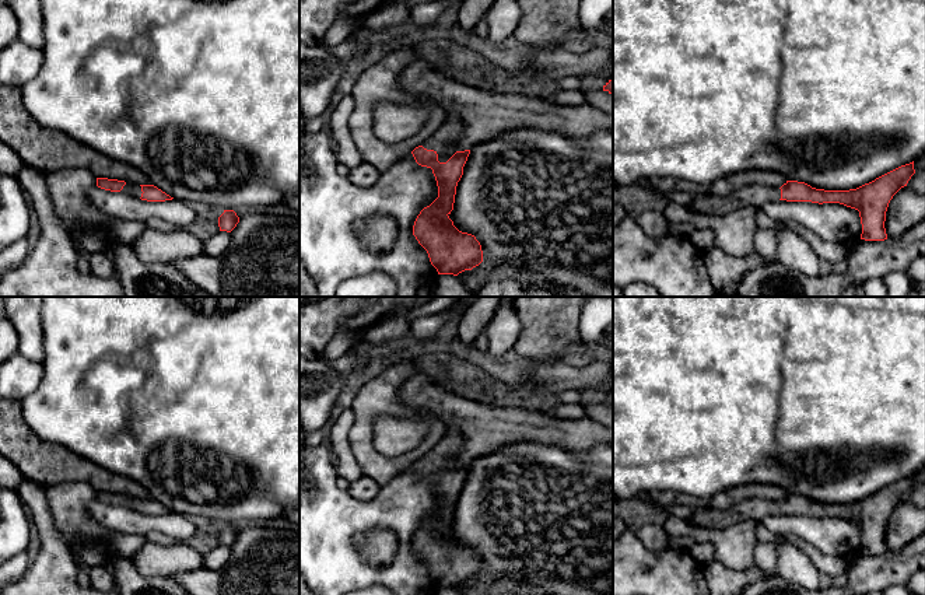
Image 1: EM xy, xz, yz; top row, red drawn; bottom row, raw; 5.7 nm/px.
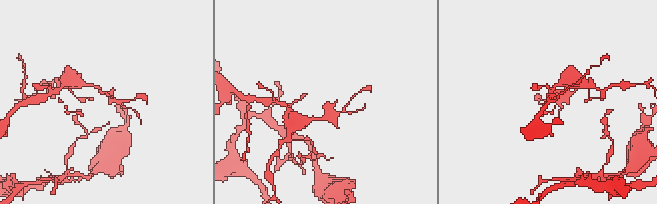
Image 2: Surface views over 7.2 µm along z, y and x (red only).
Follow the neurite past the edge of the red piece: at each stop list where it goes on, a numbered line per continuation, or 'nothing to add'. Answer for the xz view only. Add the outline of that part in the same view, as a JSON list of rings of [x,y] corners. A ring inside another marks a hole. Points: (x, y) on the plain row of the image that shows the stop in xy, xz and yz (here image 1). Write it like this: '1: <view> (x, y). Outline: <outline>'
1: xz (444, 455). Outline: [[[451,427],[444,440],[423,458],[427,463],[434,463],[438,468],[439,476],[446,476],[456,466],[456,456],[462,447],[462,433],[458,427]]]

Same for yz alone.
1: yz (754, 508). Outline: [[[750,498],[735,504],[728,510],[712,510],[708,507],[698,507],[687,521],[695,526],[705,529],[721,529],[732,524],[754,519],[763,522],[768,515],[781,512],[779,501],[770,501],[763,498]]]

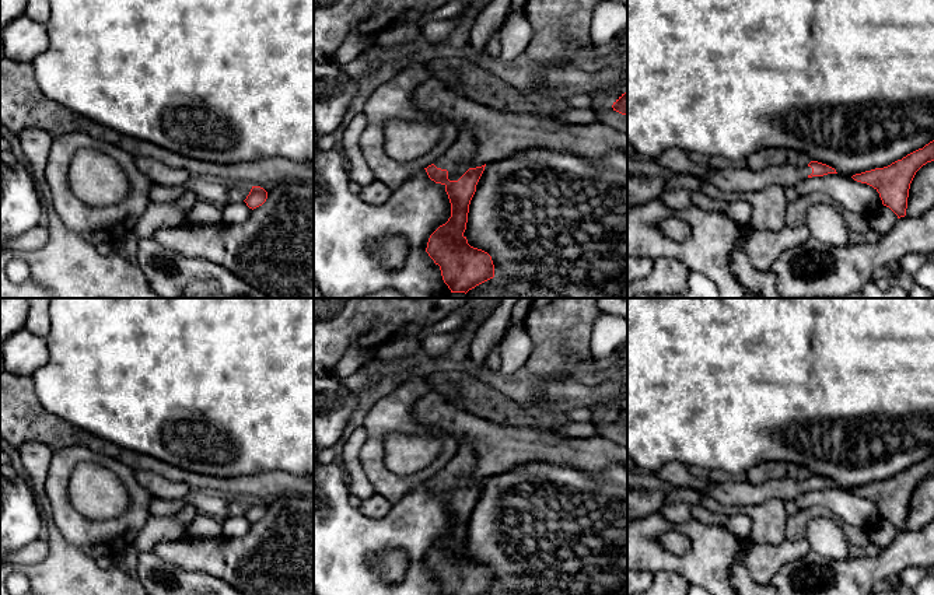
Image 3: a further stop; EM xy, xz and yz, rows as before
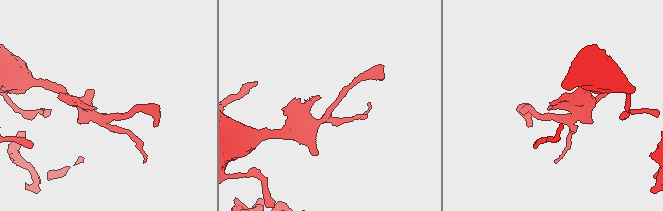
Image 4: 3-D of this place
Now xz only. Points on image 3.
1: xz (457, 475). Outline: [[[466,441],[459,442],[458,452],[449,465],[434,476],[437,482],[448,484],[449,494],[458,494],[471,480],[476,463],[475,447]]]

